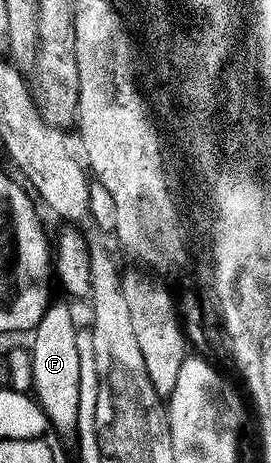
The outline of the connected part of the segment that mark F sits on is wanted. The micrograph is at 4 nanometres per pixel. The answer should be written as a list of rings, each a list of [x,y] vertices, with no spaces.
[[[64,300],[51,301],[50,306],[44,312],[44,316],[40,316],[38,323],[34,325],[32,337],[34,339],[28,342],[32,362],[32,394],[36,399],[42,411],[46,413],[46,418],[54,431],[63,439],[73,439],[78,432],[78,408],[80,406],[80,348],[76,348],[76,340],[78,339],[80,330],[73,326],[72,317],[69,312],[70,302]]]

